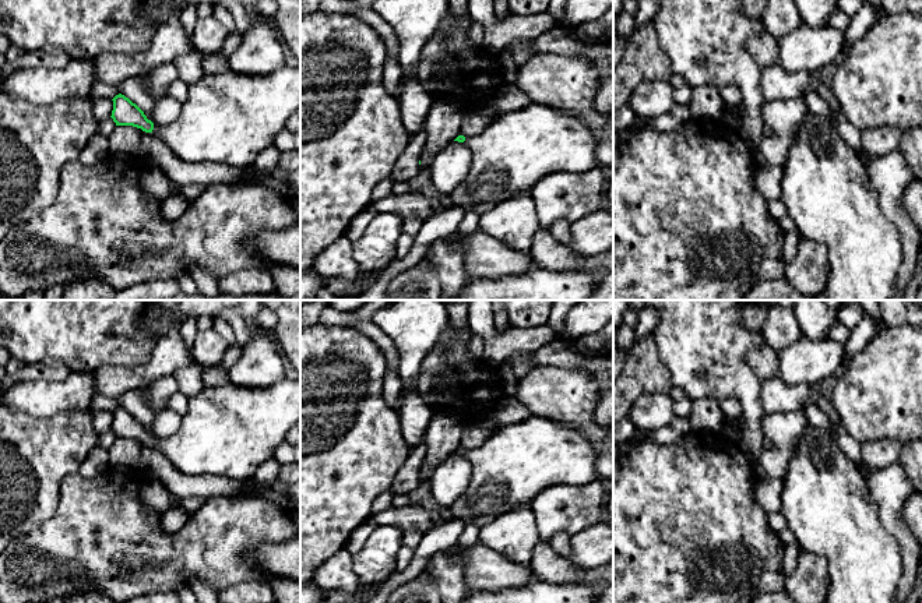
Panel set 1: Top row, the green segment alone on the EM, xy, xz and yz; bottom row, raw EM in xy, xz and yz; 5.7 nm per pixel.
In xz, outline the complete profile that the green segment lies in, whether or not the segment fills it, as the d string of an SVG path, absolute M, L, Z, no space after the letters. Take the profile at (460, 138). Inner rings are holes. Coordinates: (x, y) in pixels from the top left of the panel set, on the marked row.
M542 103L507 113L490 120L489 126L475 137L458 135L454 141L465 142L474 152L474 161L468 176L447 197L451 207L460 207L465 212L475 211L479 216L506 201L511 195L528 193L543 176L556 172L583 173L597 168L598 144L591 130L578 119Z

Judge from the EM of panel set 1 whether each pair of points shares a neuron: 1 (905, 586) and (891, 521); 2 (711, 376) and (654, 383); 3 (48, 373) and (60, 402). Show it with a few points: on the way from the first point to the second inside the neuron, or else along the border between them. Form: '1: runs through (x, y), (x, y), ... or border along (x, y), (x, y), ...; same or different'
1: runs through (907, 570), (905, 538); same
2: border along (658, 351), (658, 356), (674, 384); different
3: border along (71, 371), (63, 380), (21, 380), (18, 383); different

